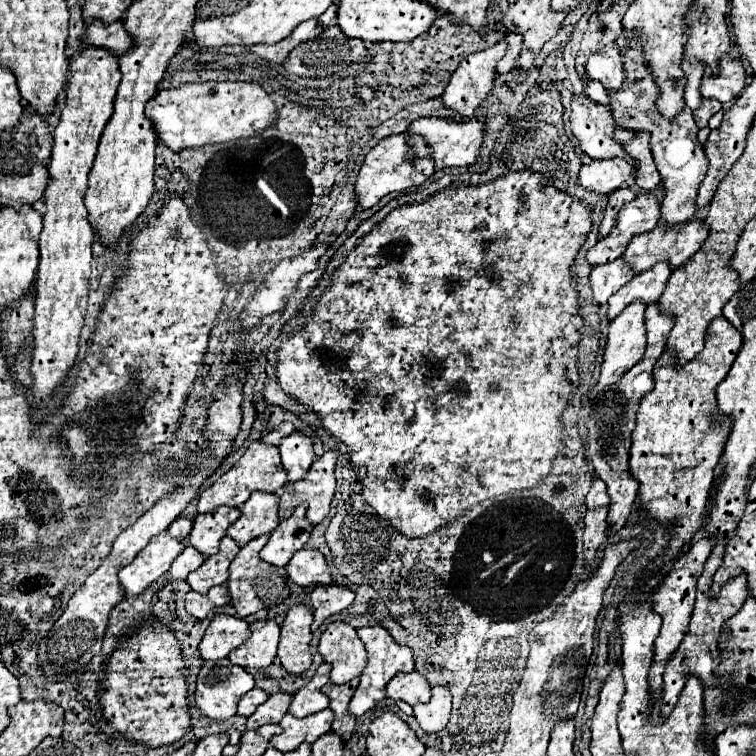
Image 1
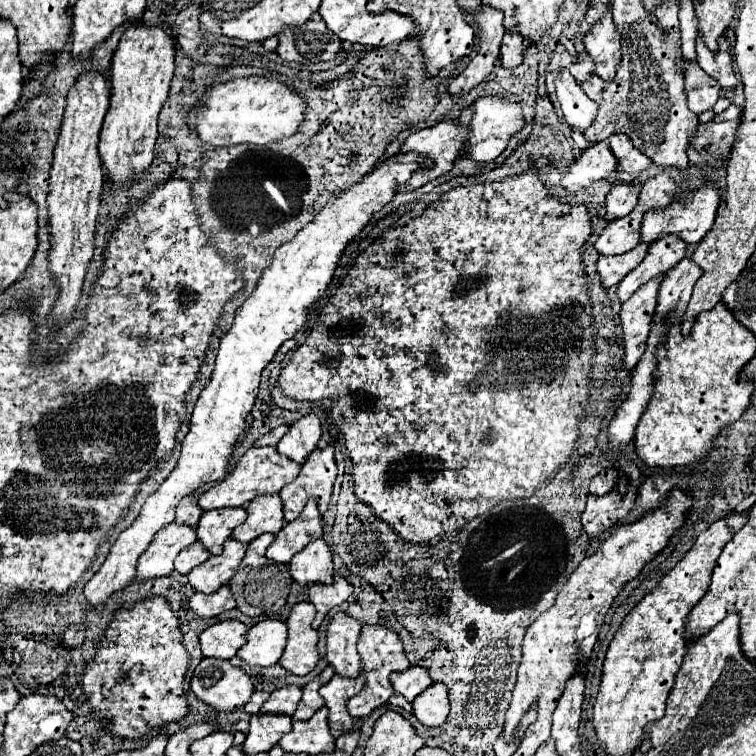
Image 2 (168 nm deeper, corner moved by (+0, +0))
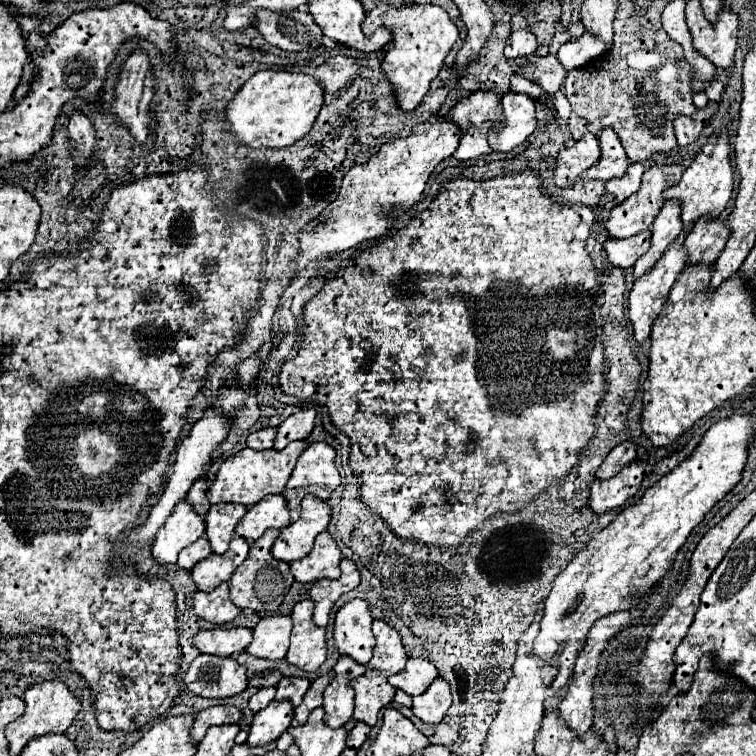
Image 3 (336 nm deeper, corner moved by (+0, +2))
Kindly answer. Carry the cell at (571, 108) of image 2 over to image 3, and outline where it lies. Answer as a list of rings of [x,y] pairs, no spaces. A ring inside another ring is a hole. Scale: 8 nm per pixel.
[[[532,54],[527,59],[517,74],[537,84],[545,93],[557,94],[565,80],[565,70],[561,62],[553,54],[547,56]]]

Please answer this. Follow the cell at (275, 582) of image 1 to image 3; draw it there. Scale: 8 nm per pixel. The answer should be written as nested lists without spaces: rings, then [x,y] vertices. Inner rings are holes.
[[[271,528],[257,542],[253,542],[249,548],[247,560],[233,572],[233,576],[229,580],[231,600],[243,610],[249,610],[249,612],[273,612],[273,610],[277,610],[279,604],[283,602],[283,596],[289,592],[289,588],[293,584],[289,564],[275,560],[271,556],[271,546],[273,546],[277,536],[279,536],[279,530]]]

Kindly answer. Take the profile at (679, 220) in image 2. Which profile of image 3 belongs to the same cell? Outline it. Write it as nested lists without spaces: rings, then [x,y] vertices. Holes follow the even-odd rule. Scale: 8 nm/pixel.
[[[727,130],[713,134],[695,156],[693,164],[683,172],[683,178],[679,184],[667,188],[663,192],[663,198],[679,198],[681,202],[681,220],[687,226],[689,222],[697,222],[703,216],[719,218],[725,210],[727,202],[733,196],[733,166],[731,166],[731,142]]]

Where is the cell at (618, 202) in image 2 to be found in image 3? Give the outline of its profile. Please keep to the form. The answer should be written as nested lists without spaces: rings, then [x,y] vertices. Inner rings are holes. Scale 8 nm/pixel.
[[[635,162],[635,164],[631,164],[631,166],[627,168],[625,176],[605,182],[605,188],[607,188],[607,192],[611,192],[611,194],[615,196],[617,202],[623,202],[623,200],[627,200],[627,196],[631,196],[631,194],[635,194],[635,190],[639,190],[643,172],[645,172],[643,164]]]

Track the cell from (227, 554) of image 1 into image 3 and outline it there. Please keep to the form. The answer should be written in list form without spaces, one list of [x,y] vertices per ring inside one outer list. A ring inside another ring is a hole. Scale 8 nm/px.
[[[235,534],[229,544],[229,550],[225,554],[211,552],[203,562],[197,562],[191,570],[191,576],[197,584],[197,588],[203,592],[211,592],[219,584],[229,582],[235,568],[239,564],[243,564],[243,560],[247,558],[247,550],[249,550],[247,540]]]

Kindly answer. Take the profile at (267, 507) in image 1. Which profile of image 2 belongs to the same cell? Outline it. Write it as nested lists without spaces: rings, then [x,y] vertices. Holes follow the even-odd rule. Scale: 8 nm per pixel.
[[[257,496],[247,504],[247,520],[233,530],[233,538],[249,544],[257,536],[271,532],[277,534],[283,528],[283,506],[279,496]]]

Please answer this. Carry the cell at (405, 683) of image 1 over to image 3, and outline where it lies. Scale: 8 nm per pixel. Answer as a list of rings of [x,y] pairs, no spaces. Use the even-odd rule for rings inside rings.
[[[409,658],[407,666],[399,674],[393,674],[389,678],[389,684],[407,692],[409,696],[419,696],[433,684],[433,680],[437,676],[439,676],[439,672],[431,662],[419,660],[419,658]]]

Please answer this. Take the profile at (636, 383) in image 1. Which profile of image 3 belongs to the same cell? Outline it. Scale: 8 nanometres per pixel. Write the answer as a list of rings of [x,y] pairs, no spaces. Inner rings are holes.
[[[697,220],[693,232],[685,240],[685,250],[691,264],[715,262],[723,244],[727,244],[729,226],[725,220]]]

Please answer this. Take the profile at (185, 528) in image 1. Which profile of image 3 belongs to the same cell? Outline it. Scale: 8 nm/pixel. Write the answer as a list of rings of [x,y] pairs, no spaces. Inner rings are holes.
[[[201,476],[193,486],[191,486],[191,490],[189,490],[189,494],[187,494],[187,500],[193,504],[193,508],[195,508],[195,512],[197,514],[207,514],[207,510],[209,510],[209,500],[207,500],[207,490],[209,490],[209,484],[207,484],[209,480],[207,480],[207,476]]]

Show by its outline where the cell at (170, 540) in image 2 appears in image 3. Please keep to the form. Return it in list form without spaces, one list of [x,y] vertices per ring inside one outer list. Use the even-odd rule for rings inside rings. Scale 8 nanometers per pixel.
[[[183,498],[171,510],[171,516],[159,528],[153,542],[153,558],[161,564],[175,564],[177,554],[205,534],[205,518]]]

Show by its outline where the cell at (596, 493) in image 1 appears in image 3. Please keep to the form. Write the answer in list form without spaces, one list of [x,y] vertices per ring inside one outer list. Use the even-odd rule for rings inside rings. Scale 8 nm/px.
[[[621,442],[621,444],[617,444],[617,446],[607,454],[607,458],[603,460],[603,464],[599,466],[597,478],[605,480],[605,478],[615,476],[625,464],[633,462],[635,458],[637,458],[637,446],[635,446],[633,442]]]

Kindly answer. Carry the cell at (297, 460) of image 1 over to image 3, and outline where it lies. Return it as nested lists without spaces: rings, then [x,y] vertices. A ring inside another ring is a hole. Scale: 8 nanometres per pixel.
[[[299,410],[299,412],[291,414],[289,418],[285,418],[277,428],[273,448],[283,450],[293,440],[305,440],[313,430],[315,416],[317,416],[315,410]]]

